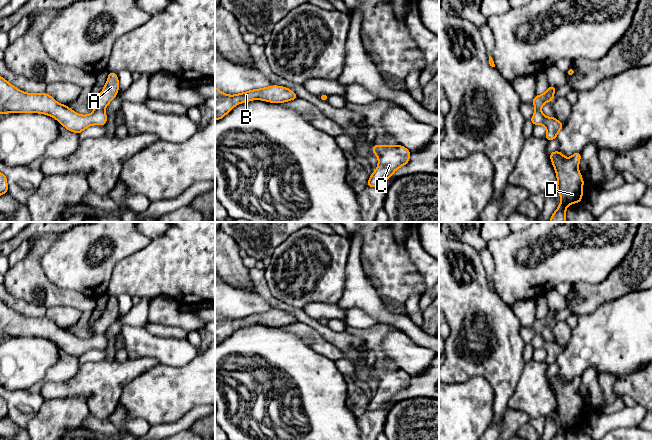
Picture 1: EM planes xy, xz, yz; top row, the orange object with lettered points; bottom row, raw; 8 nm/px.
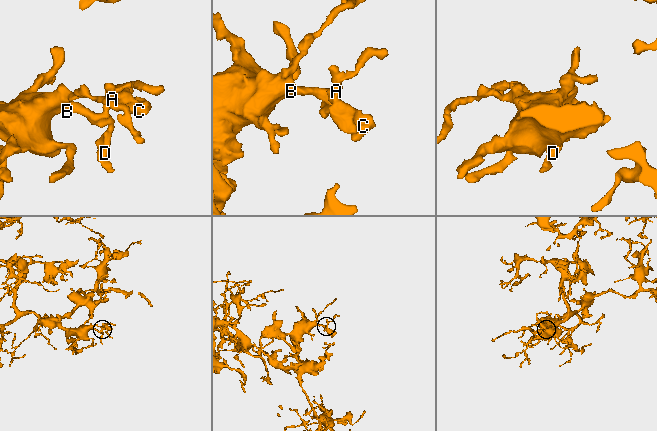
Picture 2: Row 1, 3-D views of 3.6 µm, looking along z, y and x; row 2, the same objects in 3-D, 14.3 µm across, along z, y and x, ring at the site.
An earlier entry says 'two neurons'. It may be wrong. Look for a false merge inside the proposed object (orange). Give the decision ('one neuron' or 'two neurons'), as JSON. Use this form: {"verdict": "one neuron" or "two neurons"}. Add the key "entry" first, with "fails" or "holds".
{"entry": "fails", "verdict": "one neuron"}

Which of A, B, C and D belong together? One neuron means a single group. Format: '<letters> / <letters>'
A B C D

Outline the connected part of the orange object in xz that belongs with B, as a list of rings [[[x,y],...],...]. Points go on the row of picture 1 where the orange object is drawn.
[[[276,85],[249,90],[235,95],[227,95],[219,91],[215,86],[215,120],[222,119],[236,105],[251,100],[263,100],[282,104],[297,98],[299,97],[289,88]]]

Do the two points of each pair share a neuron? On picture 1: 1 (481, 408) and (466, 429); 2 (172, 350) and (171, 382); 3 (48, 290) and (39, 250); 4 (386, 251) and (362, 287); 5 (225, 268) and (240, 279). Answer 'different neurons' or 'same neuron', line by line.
1: same neuron
2: different neurons
3: same neuron
4: different neurons
5: same neuron

